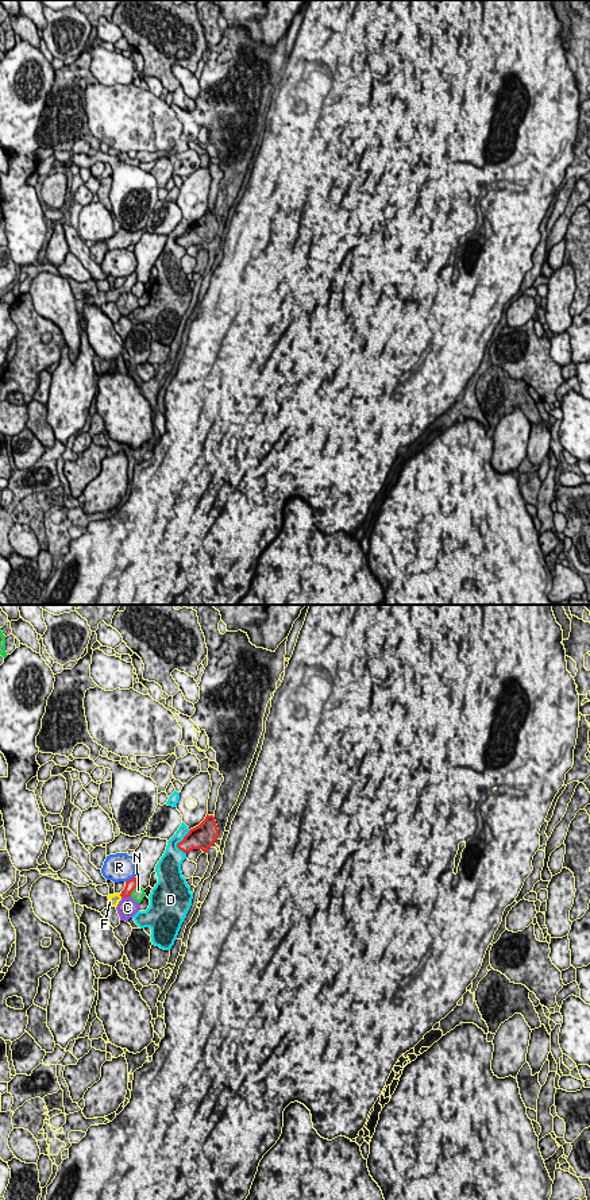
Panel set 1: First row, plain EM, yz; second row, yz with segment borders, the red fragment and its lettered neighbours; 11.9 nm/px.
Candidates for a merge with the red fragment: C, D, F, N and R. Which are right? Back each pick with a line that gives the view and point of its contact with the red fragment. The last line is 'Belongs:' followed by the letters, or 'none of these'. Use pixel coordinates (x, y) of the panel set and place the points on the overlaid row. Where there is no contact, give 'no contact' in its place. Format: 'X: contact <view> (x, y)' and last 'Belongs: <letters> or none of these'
F: contact yz (120, 895)
Belongs: F

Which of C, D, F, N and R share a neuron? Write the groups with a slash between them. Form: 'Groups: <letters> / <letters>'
Groups: C / D / F / N / R

